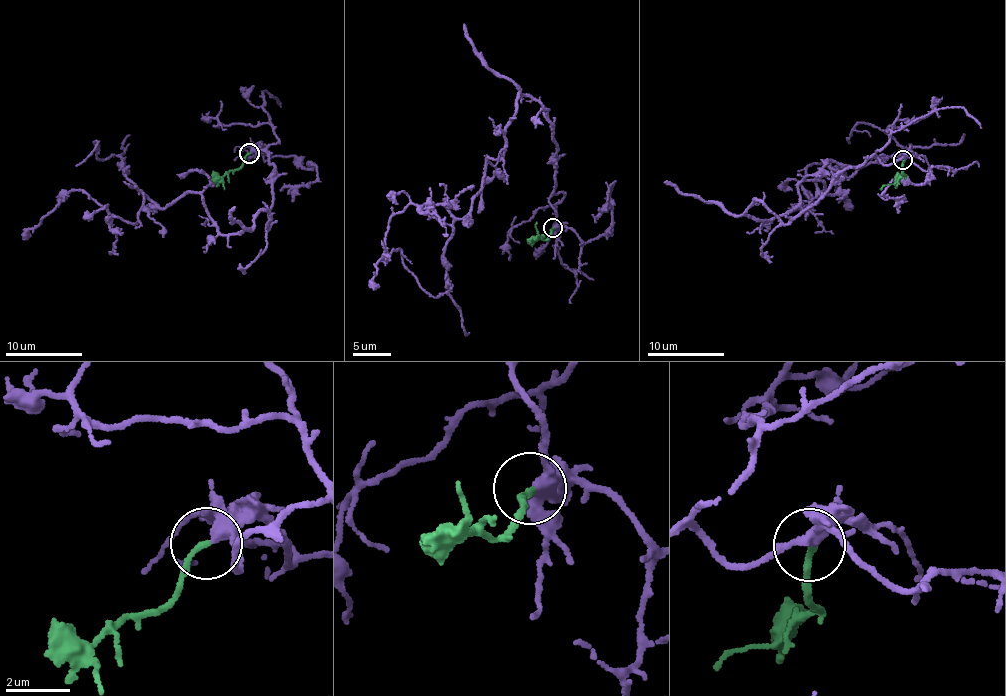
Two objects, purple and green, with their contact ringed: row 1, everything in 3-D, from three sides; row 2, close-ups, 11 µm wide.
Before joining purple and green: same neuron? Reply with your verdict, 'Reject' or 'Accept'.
Accept

